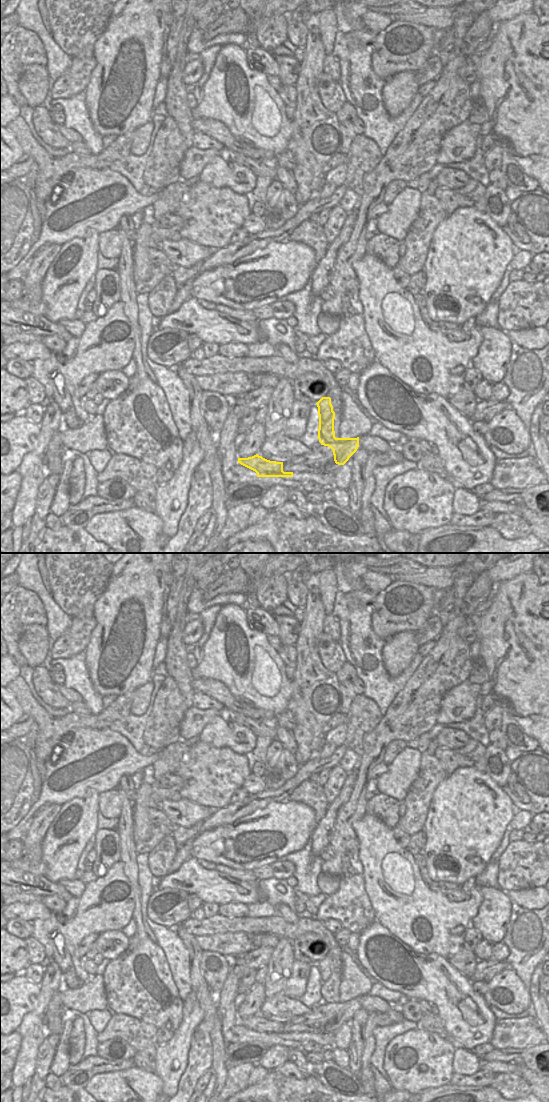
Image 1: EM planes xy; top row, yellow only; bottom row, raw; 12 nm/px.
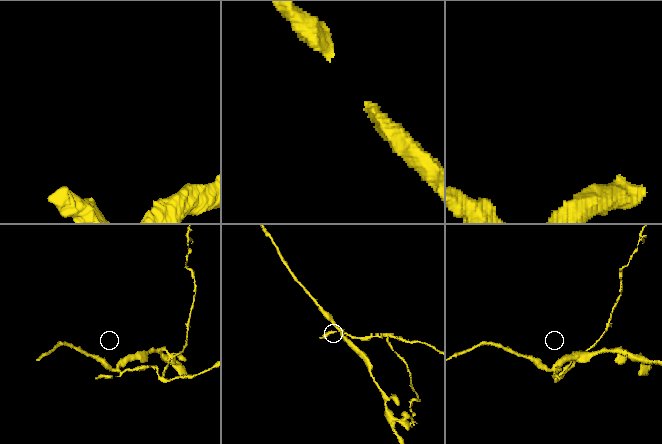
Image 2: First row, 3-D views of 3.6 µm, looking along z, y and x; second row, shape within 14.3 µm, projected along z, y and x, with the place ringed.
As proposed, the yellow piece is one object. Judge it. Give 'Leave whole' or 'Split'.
Split

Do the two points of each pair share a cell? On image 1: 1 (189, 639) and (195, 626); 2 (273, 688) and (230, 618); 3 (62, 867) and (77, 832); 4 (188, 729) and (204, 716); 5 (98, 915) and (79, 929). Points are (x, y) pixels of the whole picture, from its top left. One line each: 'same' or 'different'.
1: same
2: same
3: same
4: same
5: same

